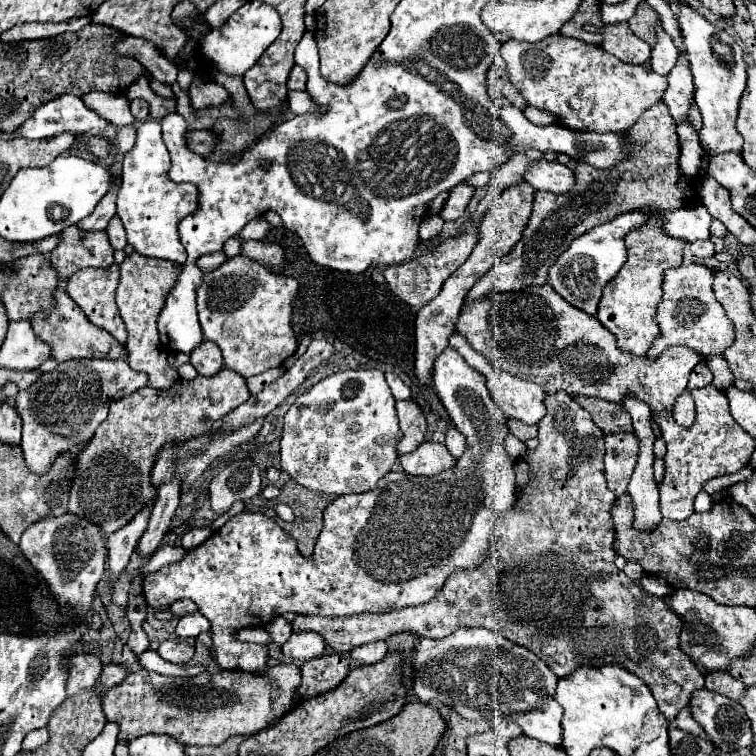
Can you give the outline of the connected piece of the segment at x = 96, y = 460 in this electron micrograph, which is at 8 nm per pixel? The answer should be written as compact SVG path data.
M220 369L214 377L196 377L192 381L178 379L170 389L138 389L128 397L122 397L110 405L108 417L100 423L96 429L92 441L88 447L78 455L78 477L74 479L70 487L70 505L68 511L74 515L84 515L86 519L94 521L102 527L104 533L118 531L124 527L136 513L154 497L154 489L150 487L150 467L156 459L158 449L166 441L186 441L196 435L208 433L216 427L216 421L220 421L226 413L234 411L234 407L242 405L250 397L250 391L246 387L246 379L238 377L238 373L230 369Z

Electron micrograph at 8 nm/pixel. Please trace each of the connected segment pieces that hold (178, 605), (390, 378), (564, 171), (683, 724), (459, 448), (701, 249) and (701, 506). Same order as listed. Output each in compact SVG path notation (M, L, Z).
M180 599L180 601L174 601L168 609L170 609L172 615L182 617L182 615L186 615L186 613L196 611L196 605L194 605L194 601L190 601L190 599Z
M386 373L386 381L388 381L388 385L390 385L390 389L392 389L392 395L398 399L398 401L402 401L402 399L410 399L410 387L396 375L396 373Z
M542 159L530 167L524 181L528 181L538 191L566 195L574 187L574 171L556 161L548 163L546 159Z
M684 707L684 709L678 713L676 727L678 727L678 729L684 729L684 731L690 731L690 733L698 733L700 737L706 737L706 739L708 739L708 735L698 727L698 723L696 723L688 713L690 713L690 711L688 711L688 707Z
M450 427L450 429L448 429L444 445L448 447L450 455L452 455L452 457L456 457L456 459L460 459L460 457L462 457L462 453L464 453L464 449L466 449L464 435L462 435L462 433L460 433L456 427Z
M708 239L708 241L694 241L690 245L692 249L692 255L696 257L712 257L716 251L714 251L714 243Z
M706 491L698 493L698 497L694 501L694 509L698 513L706 513L706 509L712 509L712 505L714 505L714 497L710 493L706 493Z

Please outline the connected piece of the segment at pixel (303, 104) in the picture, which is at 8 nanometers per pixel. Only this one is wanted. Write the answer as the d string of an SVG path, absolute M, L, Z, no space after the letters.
M290 91L288 99L290 99L290 111L294 115L318 113L318 107L314 105L314 99L308 93L304 93L304 91Z

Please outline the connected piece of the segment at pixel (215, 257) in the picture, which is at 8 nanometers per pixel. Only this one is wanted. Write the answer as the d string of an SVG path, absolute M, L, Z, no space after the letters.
M222 251L218 253L208 253L204 257L198 259L198 267L204 271L204 273L210 273L214 269L218 269L218 265L222 265L222 261L226 261L226 255Z

